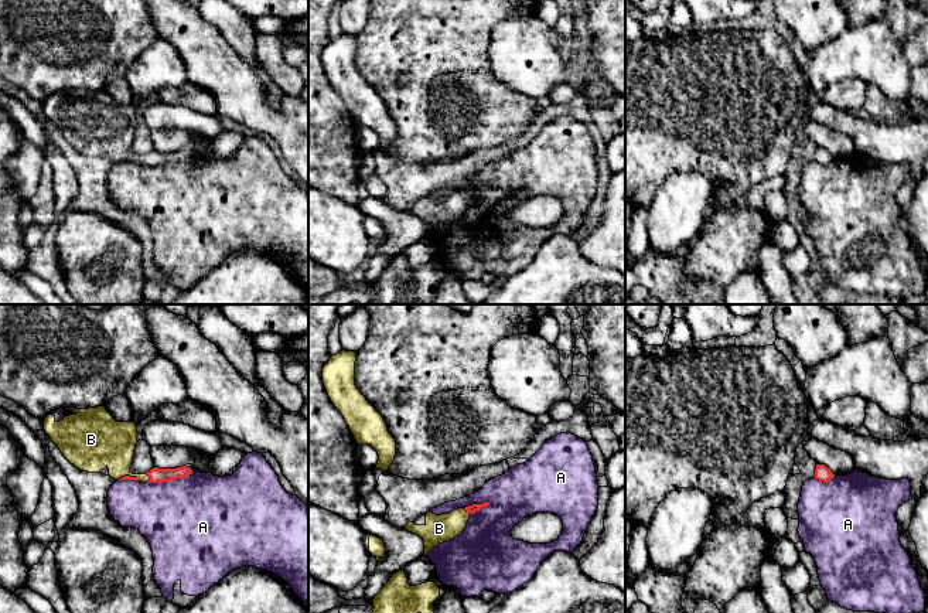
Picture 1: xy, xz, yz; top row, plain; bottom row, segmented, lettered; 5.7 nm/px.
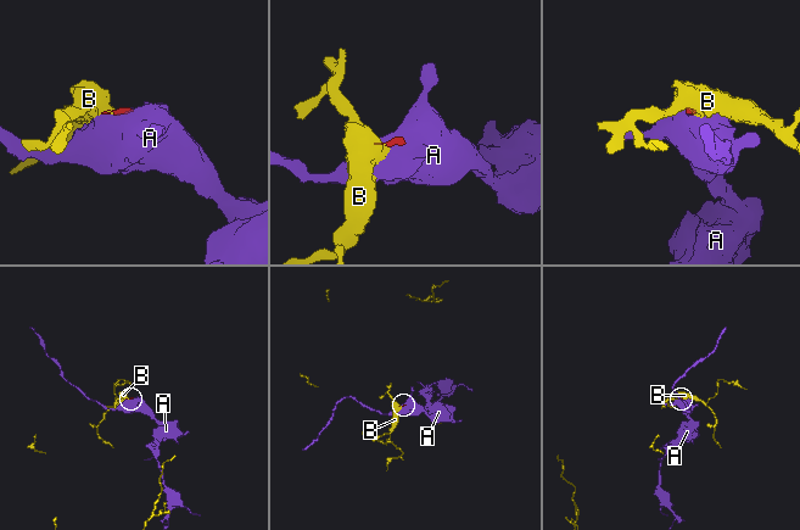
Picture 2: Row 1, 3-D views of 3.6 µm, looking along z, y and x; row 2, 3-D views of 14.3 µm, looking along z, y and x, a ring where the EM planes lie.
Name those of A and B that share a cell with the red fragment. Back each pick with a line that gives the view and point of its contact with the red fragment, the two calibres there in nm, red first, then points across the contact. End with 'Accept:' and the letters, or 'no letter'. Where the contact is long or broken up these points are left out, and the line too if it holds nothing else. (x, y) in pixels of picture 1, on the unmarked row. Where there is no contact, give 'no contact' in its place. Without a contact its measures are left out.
B: contact xy (149, 159); calibres 90 and 220 nm; way xy (156, 157), (149, 159), (130, 159), (115, 130)
Accept: B

